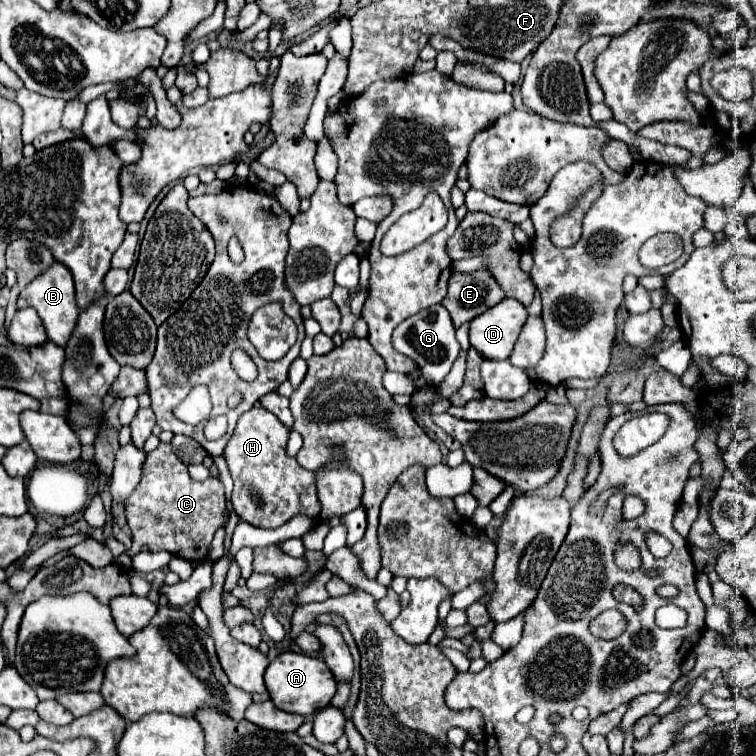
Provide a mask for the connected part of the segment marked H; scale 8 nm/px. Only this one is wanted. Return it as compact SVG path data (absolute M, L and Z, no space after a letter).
M262 406L240 416L224 458L234 478L230 500L242 522L256 528L278 528L302 510L318 516L320 502L316 496L316 474L304 470L296 458L286 454L288 436L290 430Z

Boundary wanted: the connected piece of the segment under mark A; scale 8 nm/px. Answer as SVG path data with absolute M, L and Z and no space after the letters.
M284 652L276 656L266 668L264 682L270 692L270 700L276 708L302 716L312 716L314 712L326 708L332 696L336 694L336 682L330 674L330 668L320 658L302 652Z

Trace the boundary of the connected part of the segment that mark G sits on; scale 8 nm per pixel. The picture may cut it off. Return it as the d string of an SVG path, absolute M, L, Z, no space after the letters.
M434 304L430 308L420 310L418 314L410 316L410 318L402 320L392 332L392 346L400 354L410 356L414 362L418 362L420 372L428 384L438 384L440 380L444 380L444 376L450 372L450 368L460 352L460 344L454 338L454 326L452 326L450 314L442 304Z

